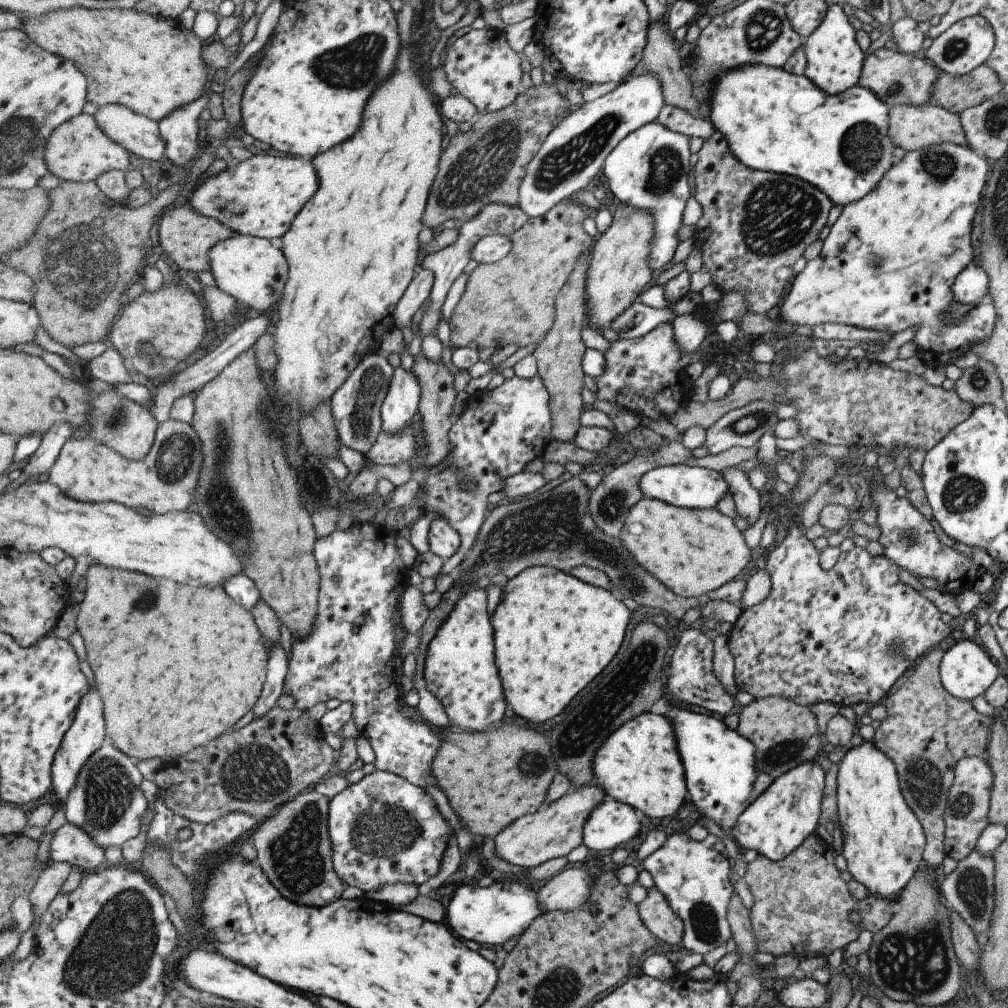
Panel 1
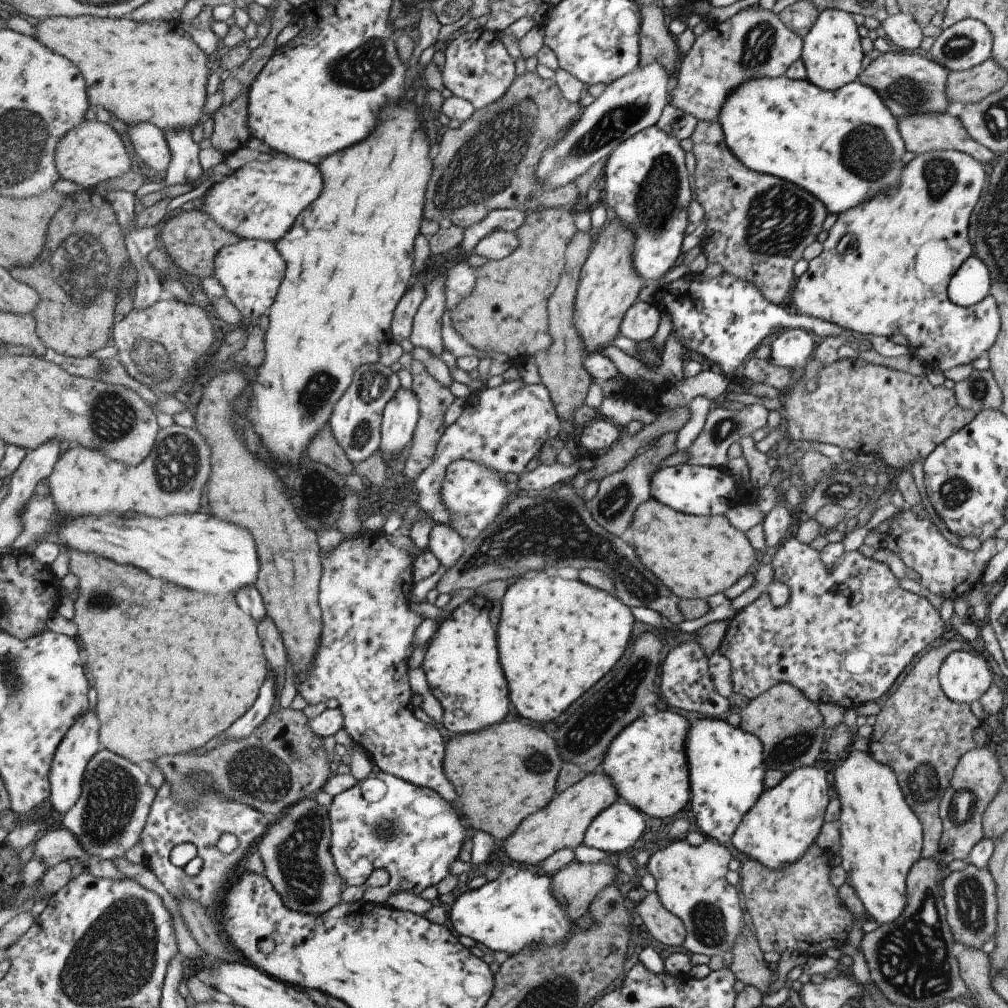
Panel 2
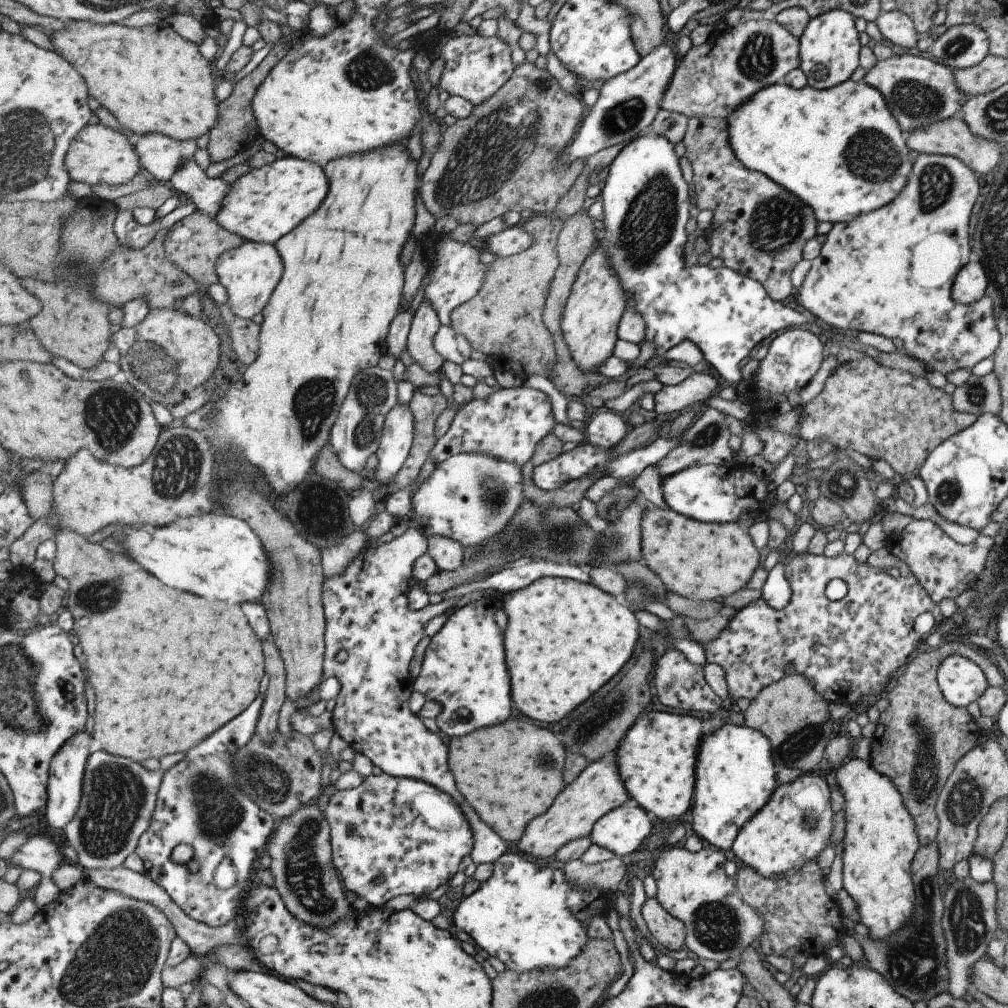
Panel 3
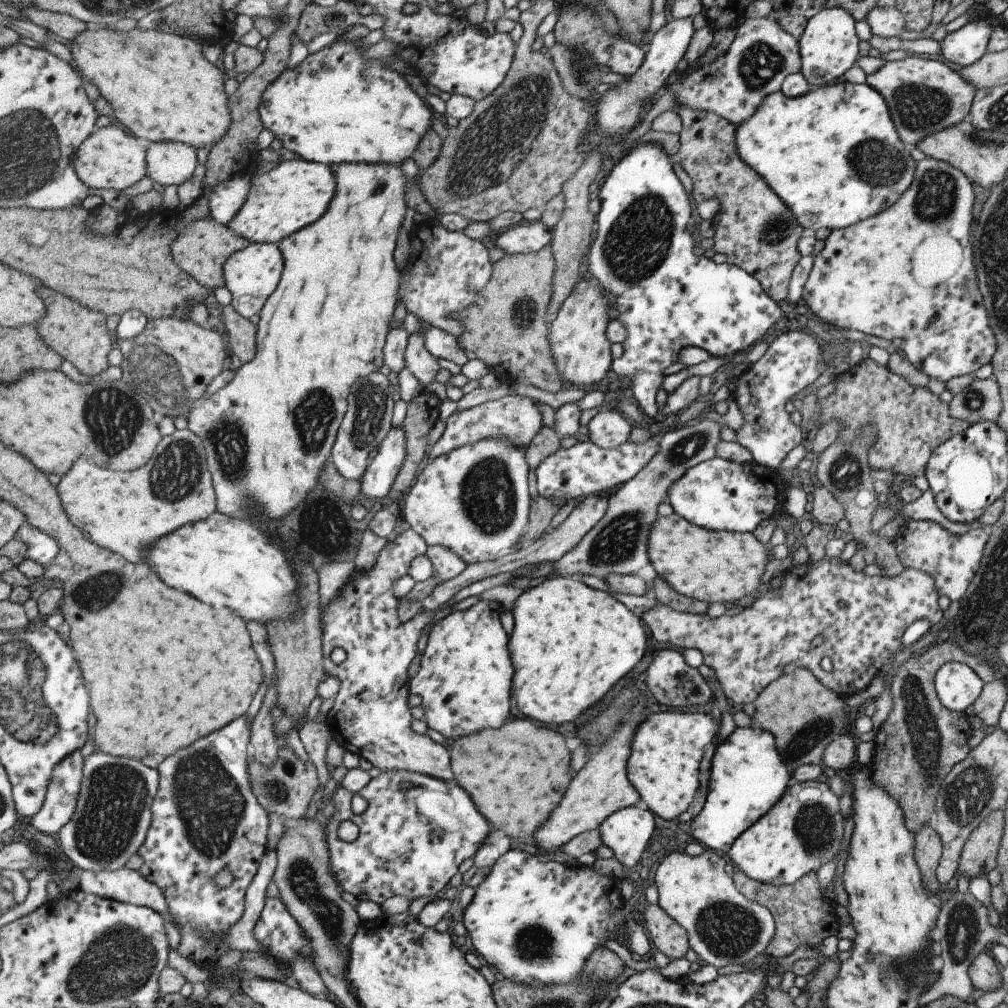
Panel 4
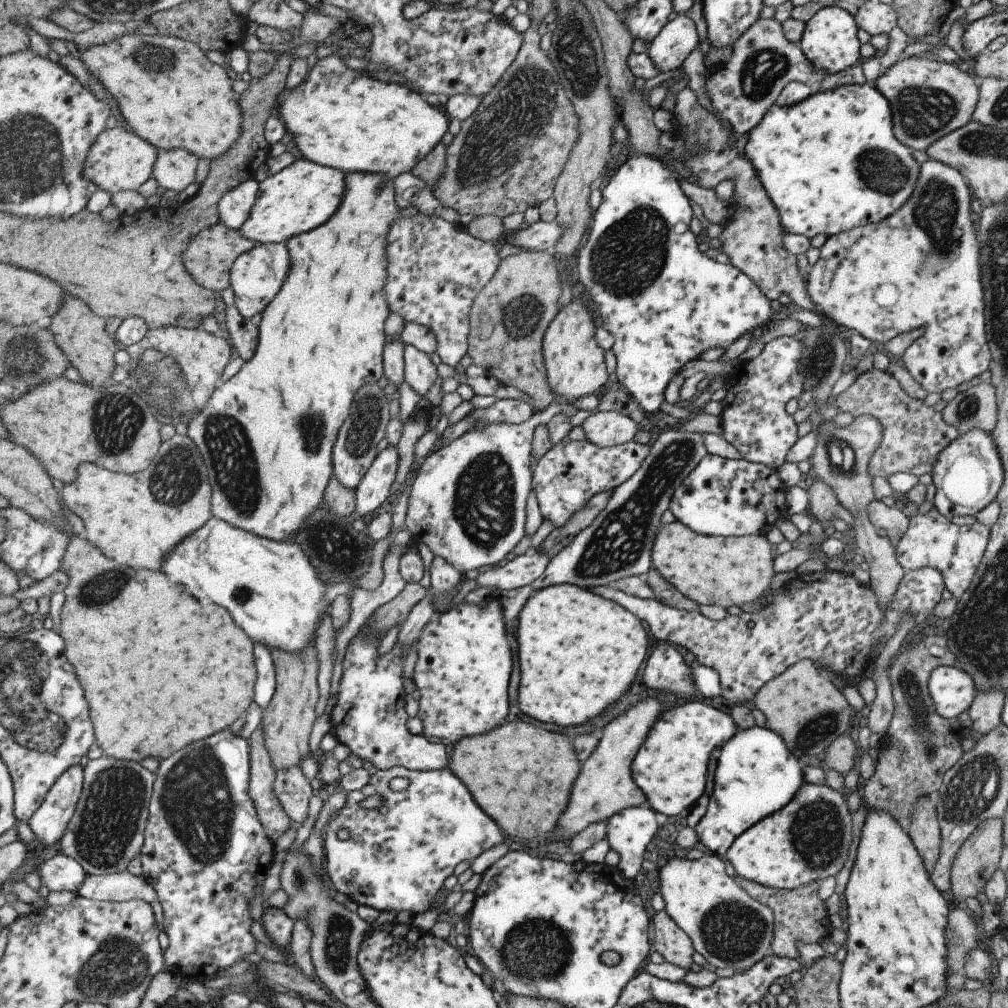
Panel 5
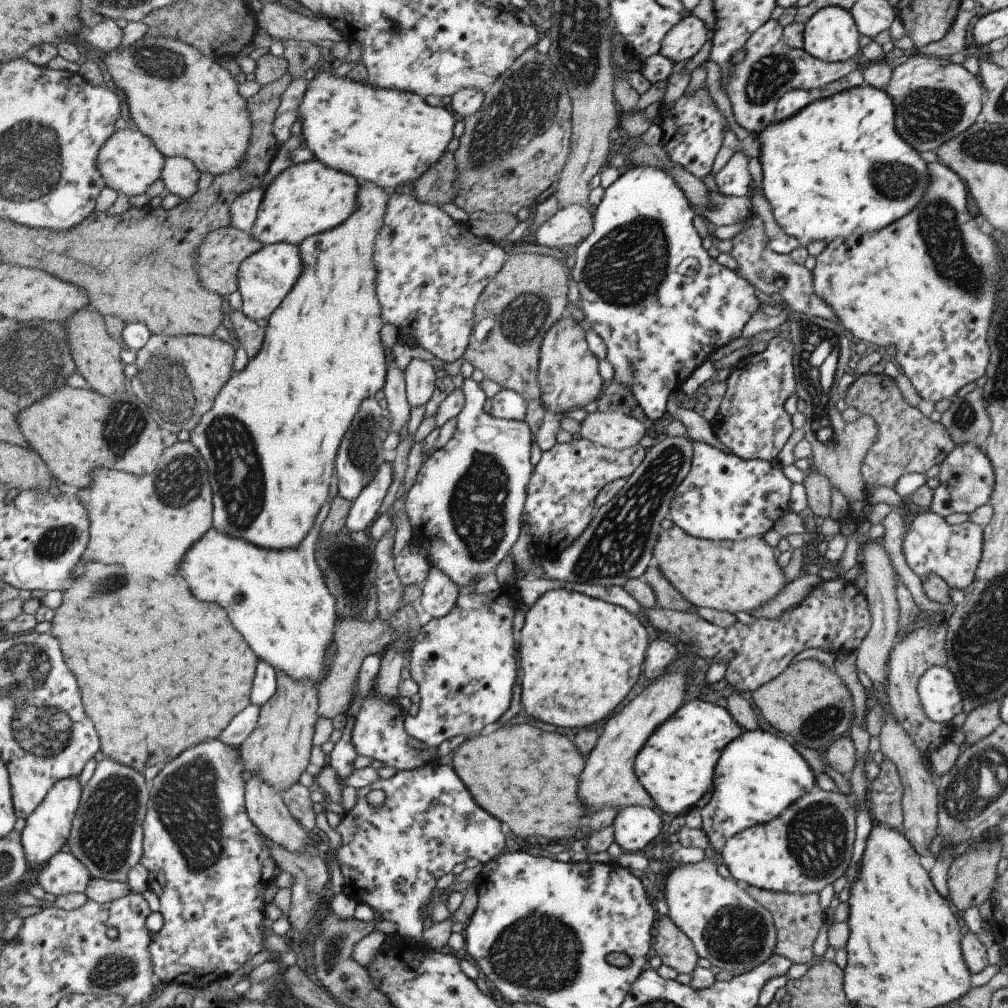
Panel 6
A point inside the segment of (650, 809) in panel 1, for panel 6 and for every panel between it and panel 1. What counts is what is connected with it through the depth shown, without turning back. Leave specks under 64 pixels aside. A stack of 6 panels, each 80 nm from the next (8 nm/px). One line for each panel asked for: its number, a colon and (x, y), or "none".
2: (645, 762)
3: (656, 758)
4: (663, 764)
5: (669, 767)
6: (675, 766)

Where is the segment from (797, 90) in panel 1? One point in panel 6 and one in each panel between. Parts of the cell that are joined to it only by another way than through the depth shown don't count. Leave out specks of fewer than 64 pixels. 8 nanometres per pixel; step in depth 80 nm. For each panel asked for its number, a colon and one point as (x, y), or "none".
2: (843, 146)
3: (838, 150)
4: (832, 155)
5: (829, 163)
6: (836, 168)

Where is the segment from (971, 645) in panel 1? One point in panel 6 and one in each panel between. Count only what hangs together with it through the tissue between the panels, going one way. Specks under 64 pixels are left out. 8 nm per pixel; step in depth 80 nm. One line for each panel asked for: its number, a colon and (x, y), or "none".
2: (963, 676)
3: (960, 681)
4: (957, 686)
5: (951, 690)
6: (937, 689)

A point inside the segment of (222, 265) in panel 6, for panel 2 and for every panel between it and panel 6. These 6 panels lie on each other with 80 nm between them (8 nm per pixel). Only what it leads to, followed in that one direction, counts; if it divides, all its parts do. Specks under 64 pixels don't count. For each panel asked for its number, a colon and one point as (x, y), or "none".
2: (192, 238)
3: (196, 244)
4: (201, 249)
5: (211, 254)

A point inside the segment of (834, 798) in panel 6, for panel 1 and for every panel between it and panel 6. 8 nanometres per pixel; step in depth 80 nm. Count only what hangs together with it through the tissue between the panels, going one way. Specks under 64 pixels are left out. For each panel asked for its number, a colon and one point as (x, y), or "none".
1: (777, 821)
2: (785, 819)
3: (795, 825)
4: (803, 829)
5: (806, 840)

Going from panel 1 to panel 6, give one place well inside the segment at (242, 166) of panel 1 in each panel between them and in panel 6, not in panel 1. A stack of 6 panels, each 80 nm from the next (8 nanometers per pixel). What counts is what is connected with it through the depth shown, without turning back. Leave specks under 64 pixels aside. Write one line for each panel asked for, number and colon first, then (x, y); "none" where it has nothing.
2: (261, 200)
3: (265, 204)
4: (295, 192)
5: (304, 194)
6: (307, 198)

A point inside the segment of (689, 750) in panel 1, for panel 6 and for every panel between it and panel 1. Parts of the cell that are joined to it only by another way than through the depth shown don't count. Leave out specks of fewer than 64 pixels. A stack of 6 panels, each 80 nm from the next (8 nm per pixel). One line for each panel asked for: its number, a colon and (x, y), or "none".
2: (725, 767)
3: (734, 774)
4: (746, 776)
5: (754, 775)
6: (757, 774)

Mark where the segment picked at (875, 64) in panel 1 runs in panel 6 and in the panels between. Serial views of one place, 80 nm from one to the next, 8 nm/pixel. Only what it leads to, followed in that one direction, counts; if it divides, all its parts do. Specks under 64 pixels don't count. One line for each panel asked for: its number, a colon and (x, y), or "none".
2: (907, 84)
3: (917, 92)
4: (923, 96)
5: (928, 98)
6: (933, 99)

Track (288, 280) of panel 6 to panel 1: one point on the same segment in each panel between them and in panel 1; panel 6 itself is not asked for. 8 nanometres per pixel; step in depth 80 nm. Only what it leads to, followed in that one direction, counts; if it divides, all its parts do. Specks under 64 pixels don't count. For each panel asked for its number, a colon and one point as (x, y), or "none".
1: (249, 268)
2: (251, 271)
3: (251, 273)
4: (253, 274)
5: (257, 278)

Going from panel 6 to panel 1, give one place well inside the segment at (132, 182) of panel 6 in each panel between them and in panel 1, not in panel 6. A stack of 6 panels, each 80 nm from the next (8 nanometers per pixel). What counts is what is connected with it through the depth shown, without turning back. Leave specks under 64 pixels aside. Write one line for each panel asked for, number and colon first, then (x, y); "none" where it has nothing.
1: (80, 150)
2: (92, 152)
3: (100, 155)
4: (111, 159)
5: (120, 160)

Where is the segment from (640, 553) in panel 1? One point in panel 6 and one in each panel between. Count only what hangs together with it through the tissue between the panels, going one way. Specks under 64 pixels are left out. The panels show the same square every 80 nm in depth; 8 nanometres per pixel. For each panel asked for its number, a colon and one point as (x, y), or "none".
2: (694, 556)
3: (698, 561)
4: (709, 566)
5: (727, 571)
6: (739, 575)

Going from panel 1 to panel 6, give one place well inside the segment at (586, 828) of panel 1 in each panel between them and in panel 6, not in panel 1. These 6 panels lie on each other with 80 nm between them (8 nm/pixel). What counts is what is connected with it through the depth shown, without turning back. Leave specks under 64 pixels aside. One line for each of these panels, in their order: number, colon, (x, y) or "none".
2: (616, 828)
3: (621, 831)
4: (625, 832)
5: (628, 831)
6: (634, 826)

